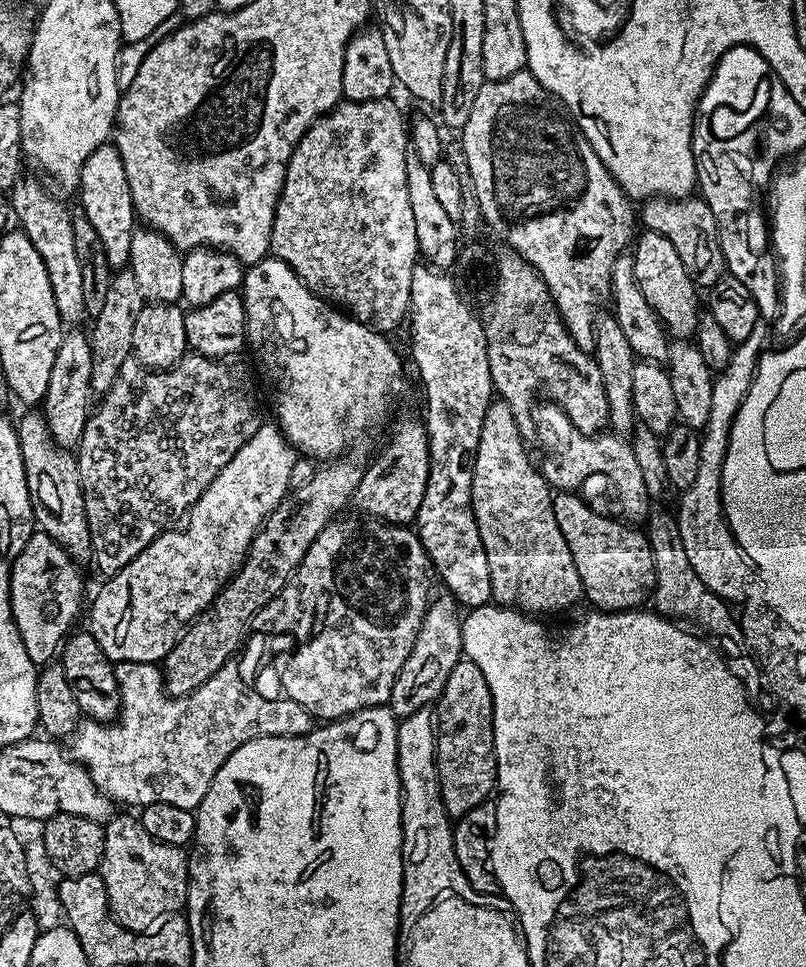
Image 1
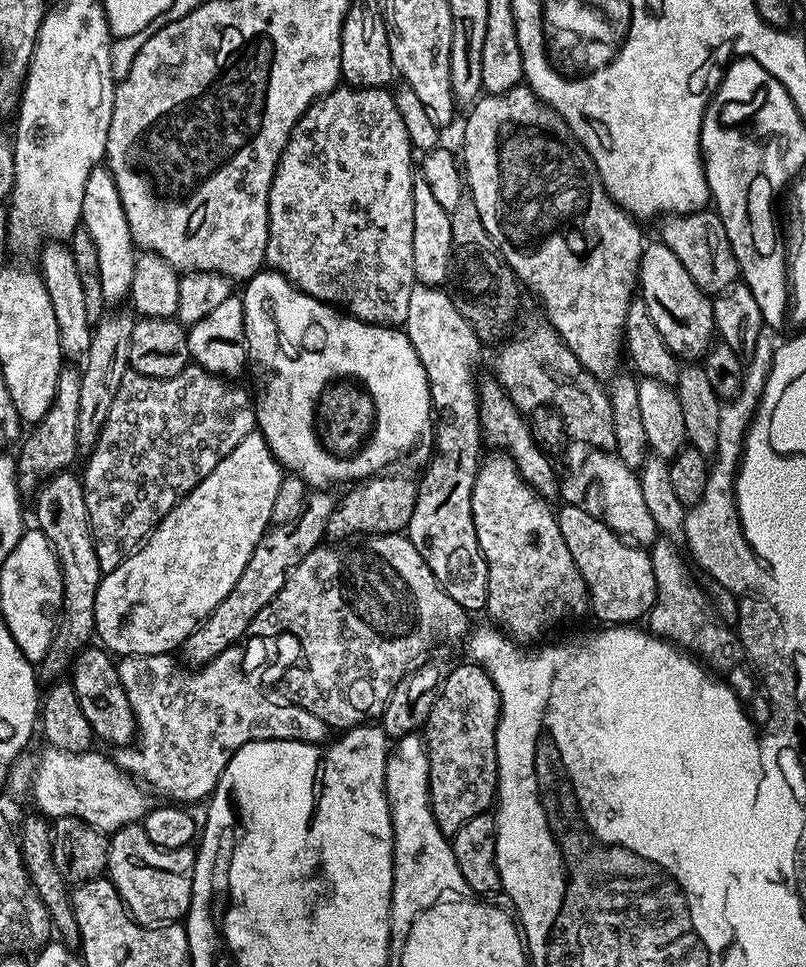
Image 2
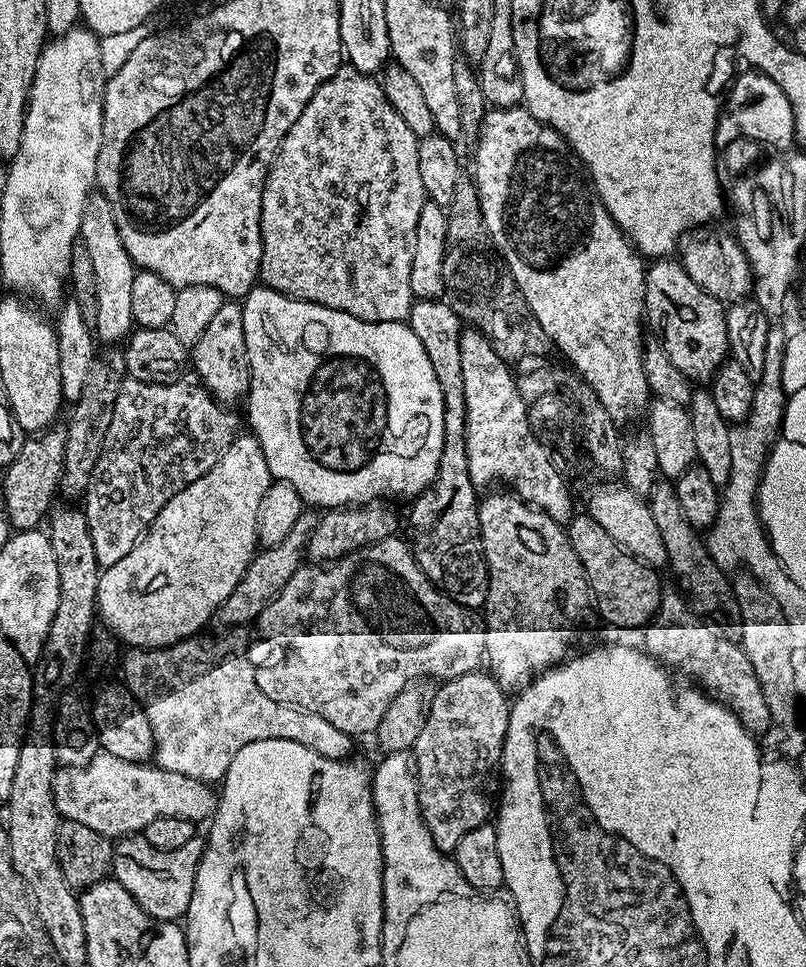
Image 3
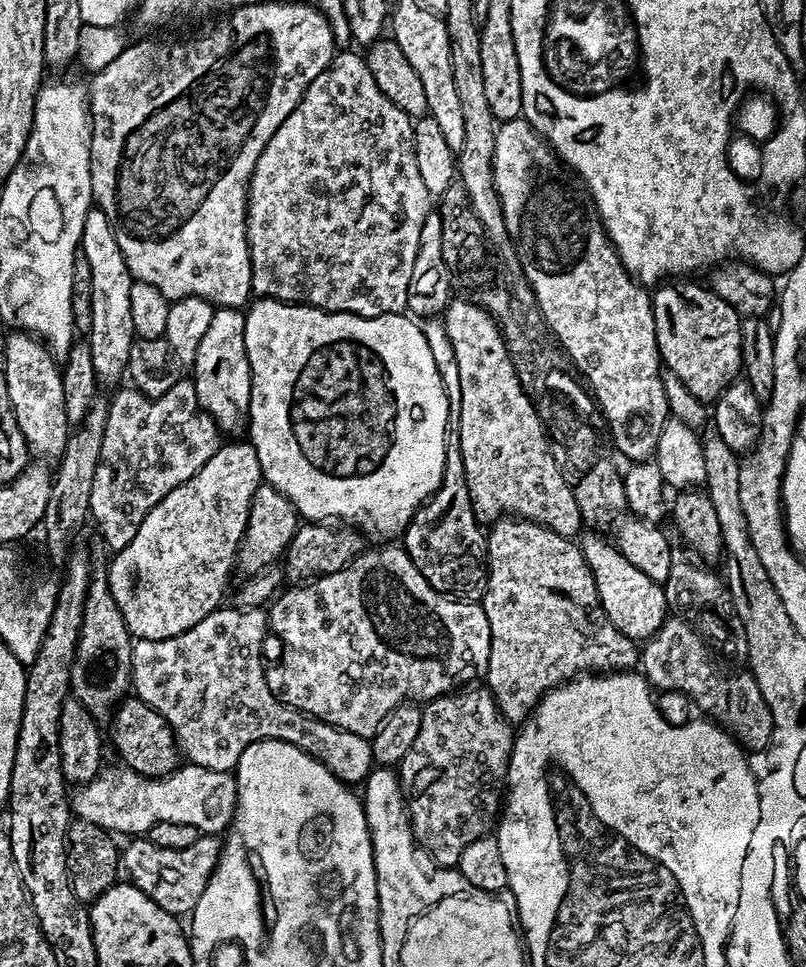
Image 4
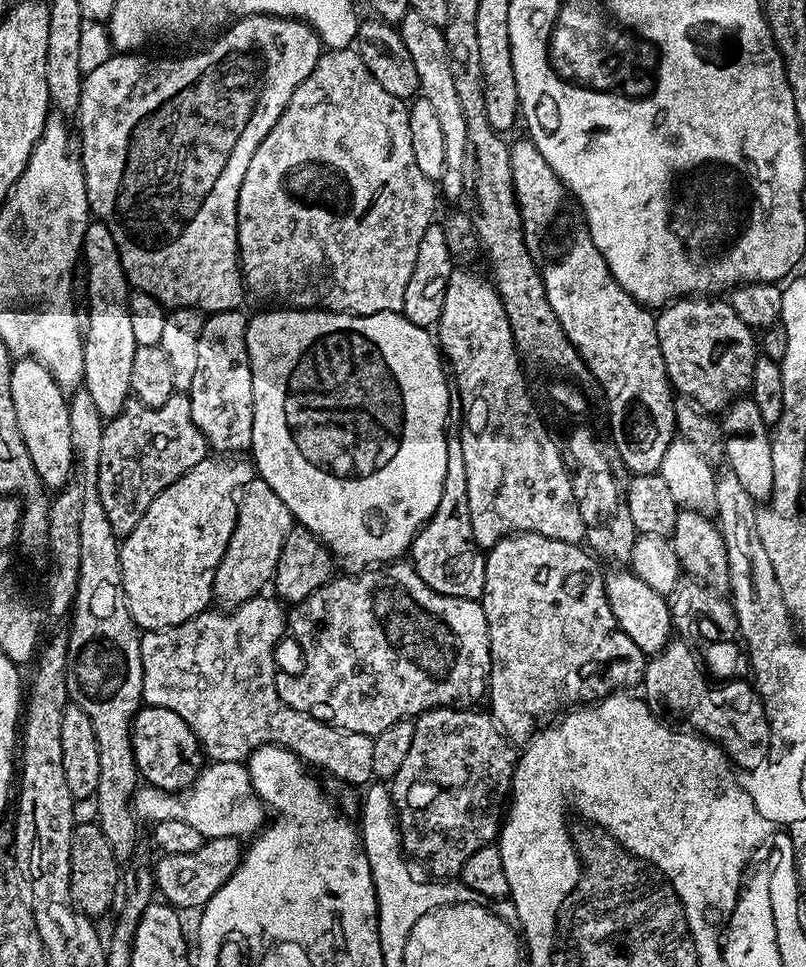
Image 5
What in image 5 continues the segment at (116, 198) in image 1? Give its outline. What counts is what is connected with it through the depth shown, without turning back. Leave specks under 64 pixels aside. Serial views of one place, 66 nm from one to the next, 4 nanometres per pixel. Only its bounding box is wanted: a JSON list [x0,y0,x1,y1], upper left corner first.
[82,223,136,418]

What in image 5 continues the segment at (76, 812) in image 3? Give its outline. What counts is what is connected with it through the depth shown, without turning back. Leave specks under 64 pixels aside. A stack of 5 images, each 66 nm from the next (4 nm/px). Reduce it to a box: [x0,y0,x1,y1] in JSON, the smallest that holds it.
[132,760,266,840]

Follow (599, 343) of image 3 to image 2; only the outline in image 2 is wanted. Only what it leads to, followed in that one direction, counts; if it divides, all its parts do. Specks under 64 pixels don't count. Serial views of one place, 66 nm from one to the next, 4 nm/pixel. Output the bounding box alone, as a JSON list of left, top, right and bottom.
[462,86,646,382]

